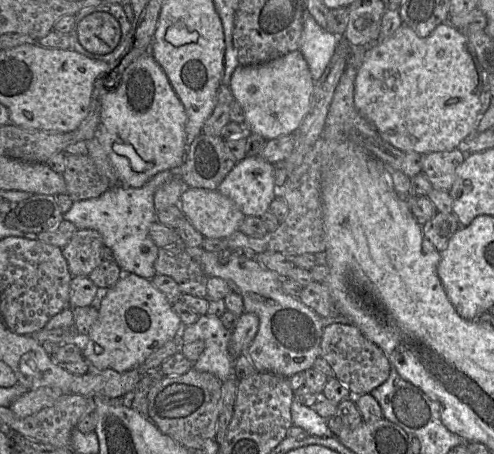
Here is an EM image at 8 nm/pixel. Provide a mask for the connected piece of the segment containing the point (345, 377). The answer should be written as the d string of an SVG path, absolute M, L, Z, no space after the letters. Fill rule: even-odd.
M333 323L323 330L320 357L327 361L334 377L348 387L353 396L372 392L389 377L391 363L384 352L369 341L353 324Z

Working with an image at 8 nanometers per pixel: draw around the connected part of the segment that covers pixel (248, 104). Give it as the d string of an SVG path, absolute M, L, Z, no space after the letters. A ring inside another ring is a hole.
M298 49L266 63L239 65L231 76L229 87L244 110L246 133L256 133L271 140L299 129L312 101L314 83Z

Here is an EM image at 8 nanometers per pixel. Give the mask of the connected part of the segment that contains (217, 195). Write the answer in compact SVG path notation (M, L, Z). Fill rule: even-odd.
M186 187L178 205L194 228L208 238L227 238L239 230L246 217L218 190Z

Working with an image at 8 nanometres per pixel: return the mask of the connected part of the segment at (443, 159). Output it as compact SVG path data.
M460 149L422 154L422 172L433 188L449 192L453 186L456 170L463 163L466 154Z

